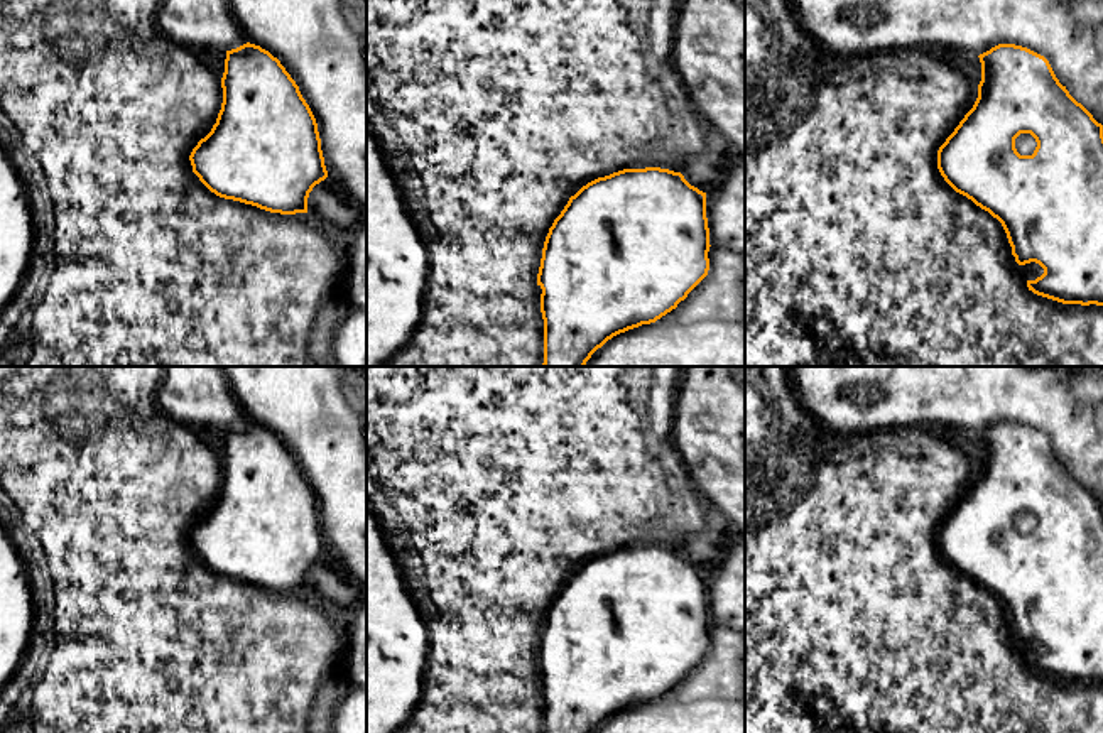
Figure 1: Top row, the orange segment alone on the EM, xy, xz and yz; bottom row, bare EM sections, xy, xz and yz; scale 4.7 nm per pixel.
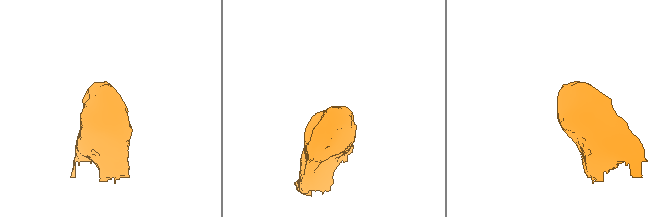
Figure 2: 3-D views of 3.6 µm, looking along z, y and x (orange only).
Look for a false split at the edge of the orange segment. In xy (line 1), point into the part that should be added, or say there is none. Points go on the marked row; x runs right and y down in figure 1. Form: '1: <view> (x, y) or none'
1: none

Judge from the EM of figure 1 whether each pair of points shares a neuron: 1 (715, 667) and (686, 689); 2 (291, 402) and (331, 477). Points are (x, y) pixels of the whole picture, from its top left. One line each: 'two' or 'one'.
1: one
2: one

